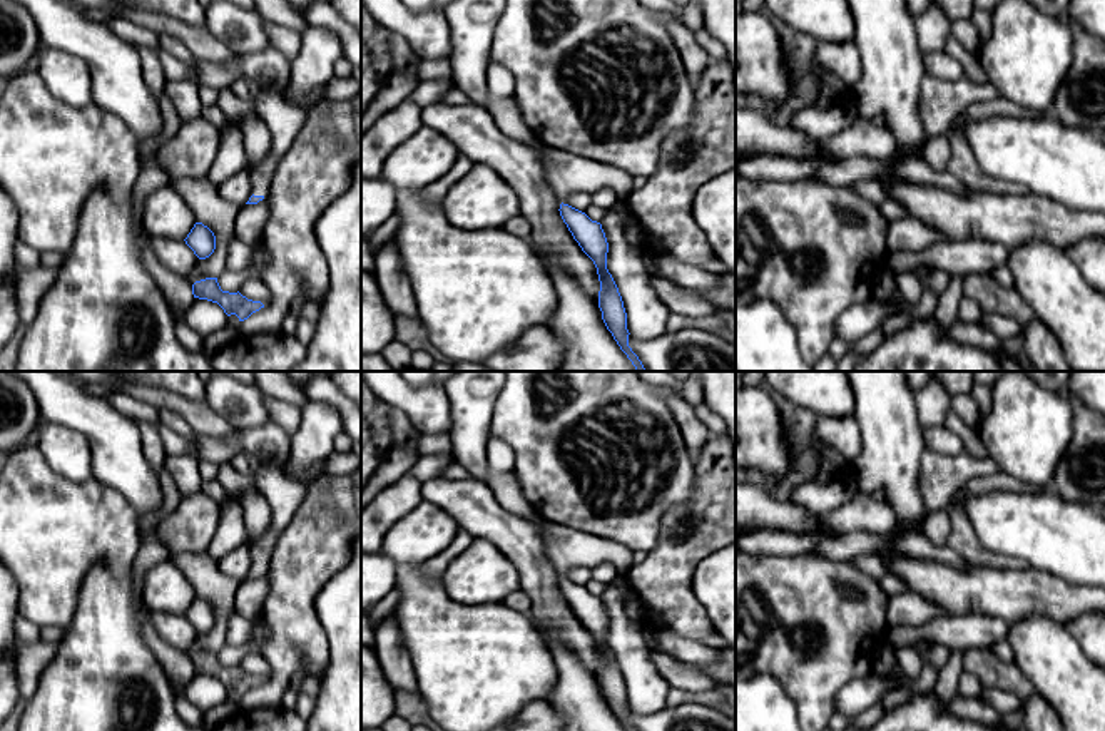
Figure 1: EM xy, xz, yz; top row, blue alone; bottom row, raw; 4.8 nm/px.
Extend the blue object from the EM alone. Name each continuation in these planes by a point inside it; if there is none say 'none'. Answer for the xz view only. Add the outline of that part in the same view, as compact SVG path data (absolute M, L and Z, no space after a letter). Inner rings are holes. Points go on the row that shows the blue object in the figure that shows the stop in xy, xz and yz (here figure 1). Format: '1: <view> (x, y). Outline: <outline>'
1: xz (472, 22). Outline: M453 0L445 8L455 87L473 104L485 107L505 135L540 152L547 182L560 202L567 204L573 192L595 194L602 187L610 187L619 199L627 199L635 191L634 177L619 167L545 146L522 119L512 95L495 99L488 92L488 54L503 7L505 0Z

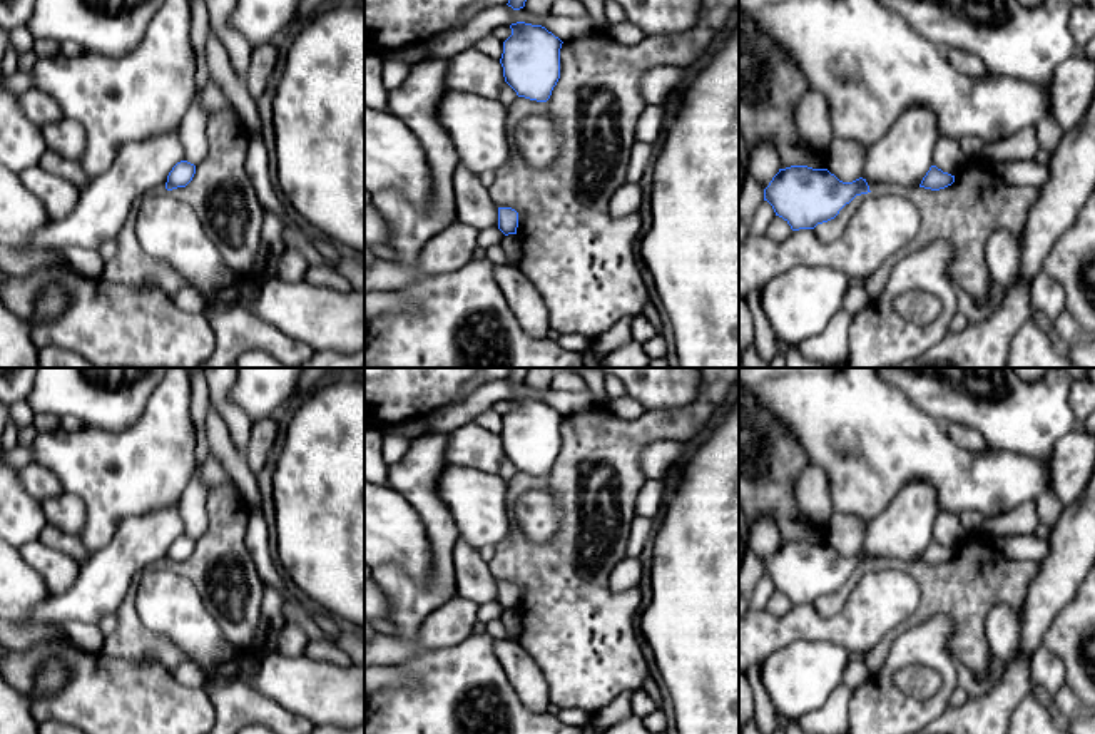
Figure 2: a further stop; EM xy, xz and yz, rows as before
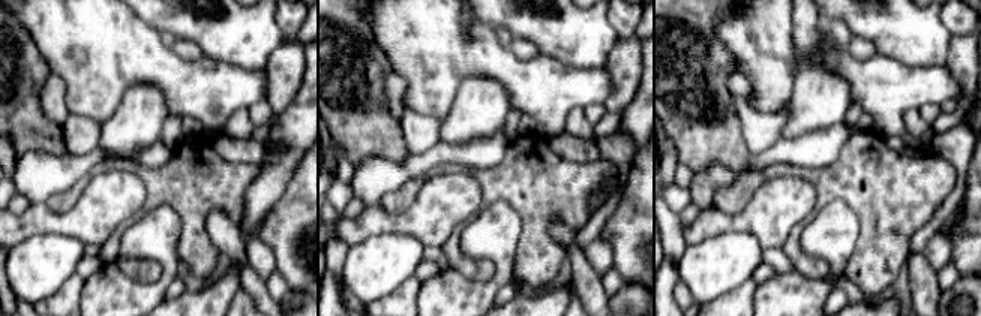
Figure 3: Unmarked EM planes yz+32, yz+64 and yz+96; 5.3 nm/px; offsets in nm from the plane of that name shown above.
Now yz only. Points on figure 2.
none

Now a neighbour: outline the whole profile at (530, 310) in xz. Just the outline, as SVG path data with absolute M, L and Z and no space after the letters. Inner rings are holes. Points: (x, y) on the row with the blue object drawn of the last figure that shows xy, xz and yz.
M495 266L493 276L522 329L532 338L545 338L550 329L548 306L520 268Z

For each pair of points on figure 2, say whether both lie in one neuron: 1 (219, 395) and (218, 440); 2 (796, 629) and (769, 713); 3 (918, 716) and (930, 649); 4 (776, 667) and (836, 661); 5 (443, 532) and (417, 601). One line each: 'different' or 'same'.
1: different
2: different
3: same
4: same
5: same

